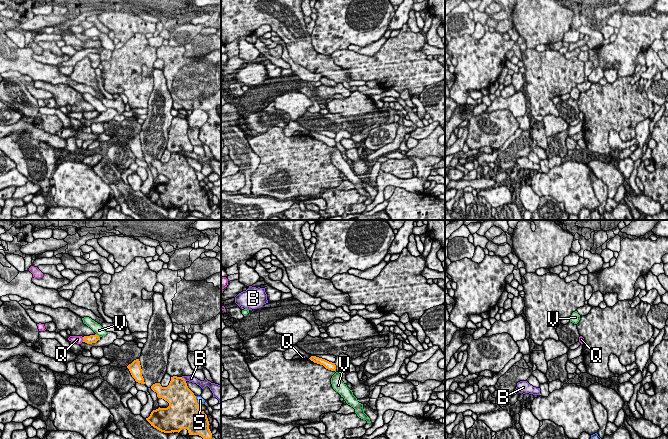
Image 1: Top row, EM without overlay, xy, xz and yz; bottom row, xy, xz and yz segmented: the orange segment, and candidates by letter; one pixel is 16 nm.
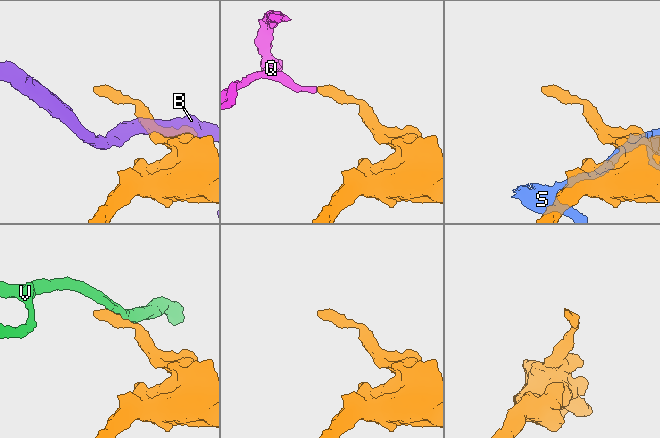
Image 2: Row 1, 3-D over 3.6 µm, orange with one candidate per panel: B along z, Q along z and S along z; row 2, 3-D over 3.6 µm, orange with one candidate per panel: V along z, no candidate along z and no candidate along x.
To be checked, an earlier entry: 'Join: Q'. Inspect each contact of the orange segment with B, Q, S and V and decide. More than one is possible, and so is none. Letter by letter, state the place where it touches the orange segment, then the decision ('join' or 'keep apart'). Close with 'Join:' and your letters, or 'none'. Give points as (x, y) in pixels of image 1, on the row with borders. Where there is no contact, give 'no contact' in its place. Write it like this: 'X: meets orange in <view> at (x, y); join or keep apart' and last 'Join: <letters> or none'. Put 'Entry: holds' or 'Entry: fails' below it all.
B: meets orange in xy at (184, 379); keep apart
Q: meets orange in xy at (83, 339); keep apart
S: meets orange in xy at (196, 400); keep apart
V: meets orange in xy at (97, 335); keep apart
Join: none
Entry: fails

